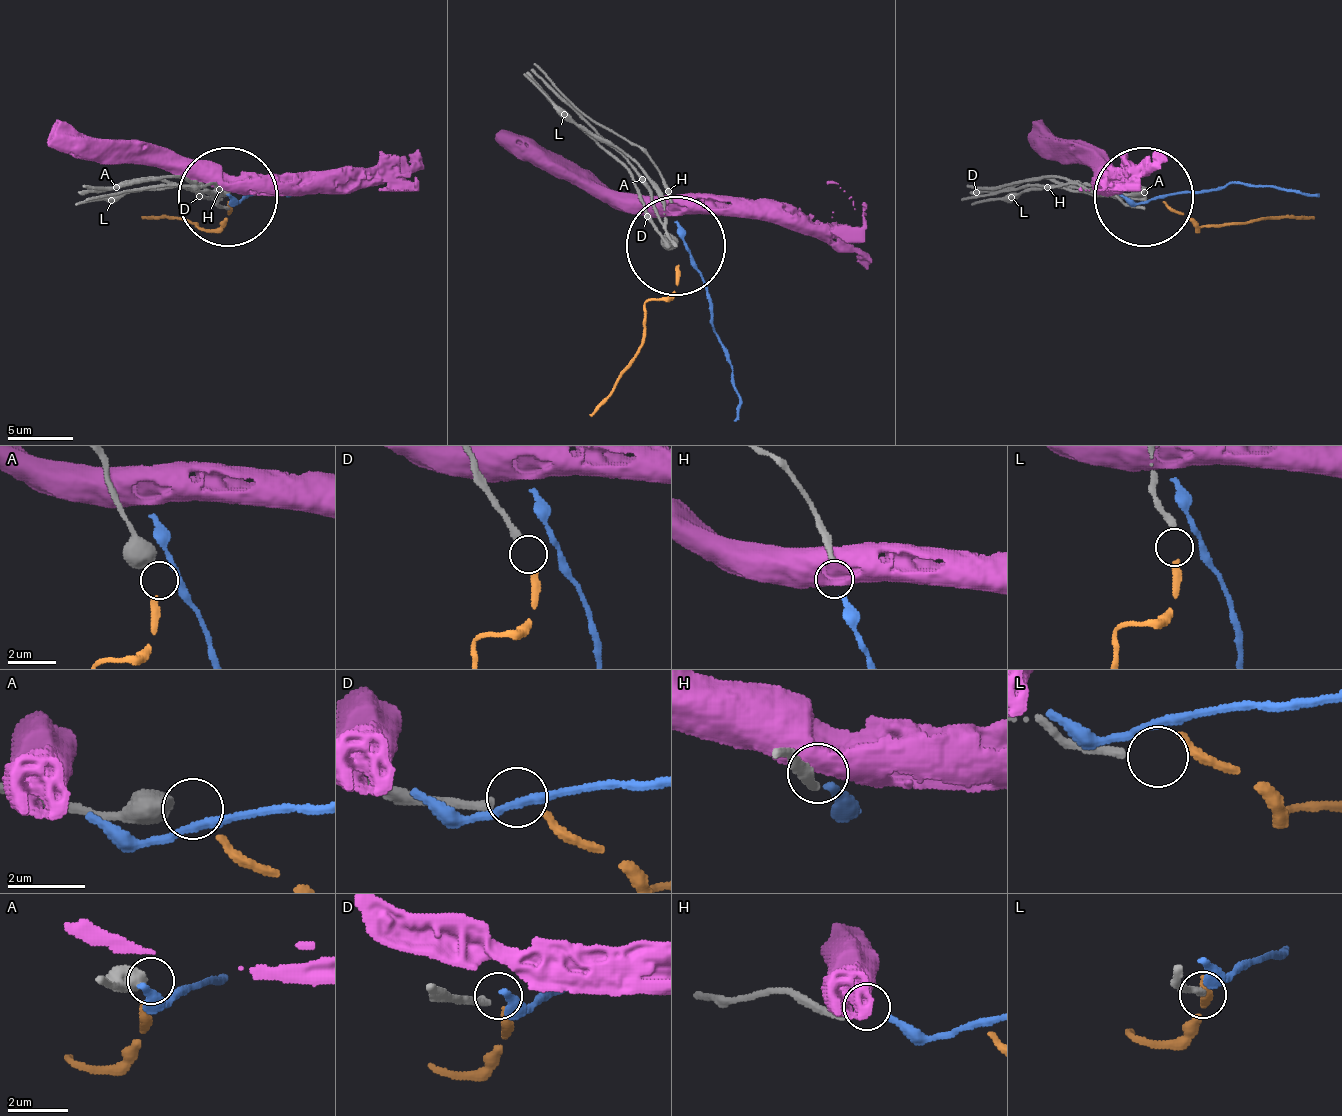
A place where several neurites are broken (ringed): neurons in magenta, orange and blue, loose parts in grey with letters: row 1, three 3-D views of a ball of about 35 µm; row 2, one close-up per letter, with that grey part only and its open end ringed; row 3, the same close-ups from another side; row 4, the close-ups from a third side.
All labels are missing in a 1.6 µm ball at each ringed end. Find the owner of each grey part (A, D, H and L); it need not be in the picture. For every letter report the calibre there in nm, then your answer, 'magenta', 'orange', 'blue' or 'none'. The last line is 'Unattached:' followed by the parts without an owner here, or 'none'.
A: calibre 700 nm; none
D: calibre 240 nm; orange
H: calibre 240 nm; blue
L: calibre 240 nm; none
Unattached: A, L

